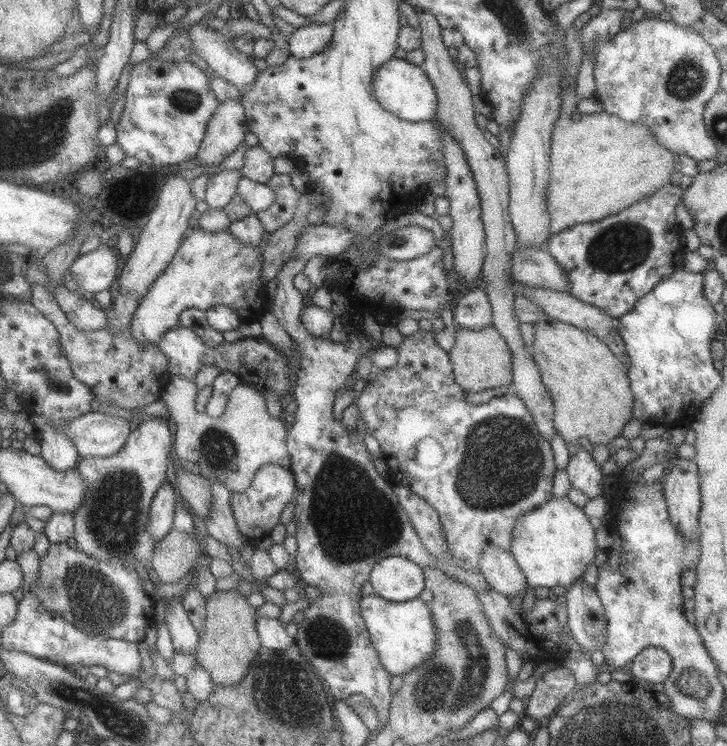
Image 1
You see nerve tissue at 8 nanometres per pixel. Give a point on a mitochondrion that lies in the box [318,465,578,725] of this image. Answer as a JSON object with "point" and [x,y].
{"point":[436,690]}

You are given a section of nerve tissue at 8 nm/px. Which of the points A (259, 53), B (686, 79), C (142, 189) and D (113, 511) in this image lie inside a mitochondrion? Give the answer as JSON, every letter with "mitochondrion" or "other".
{"A":"other","B":"mitochondrion","C":"other","D":"mitochondrion"}

